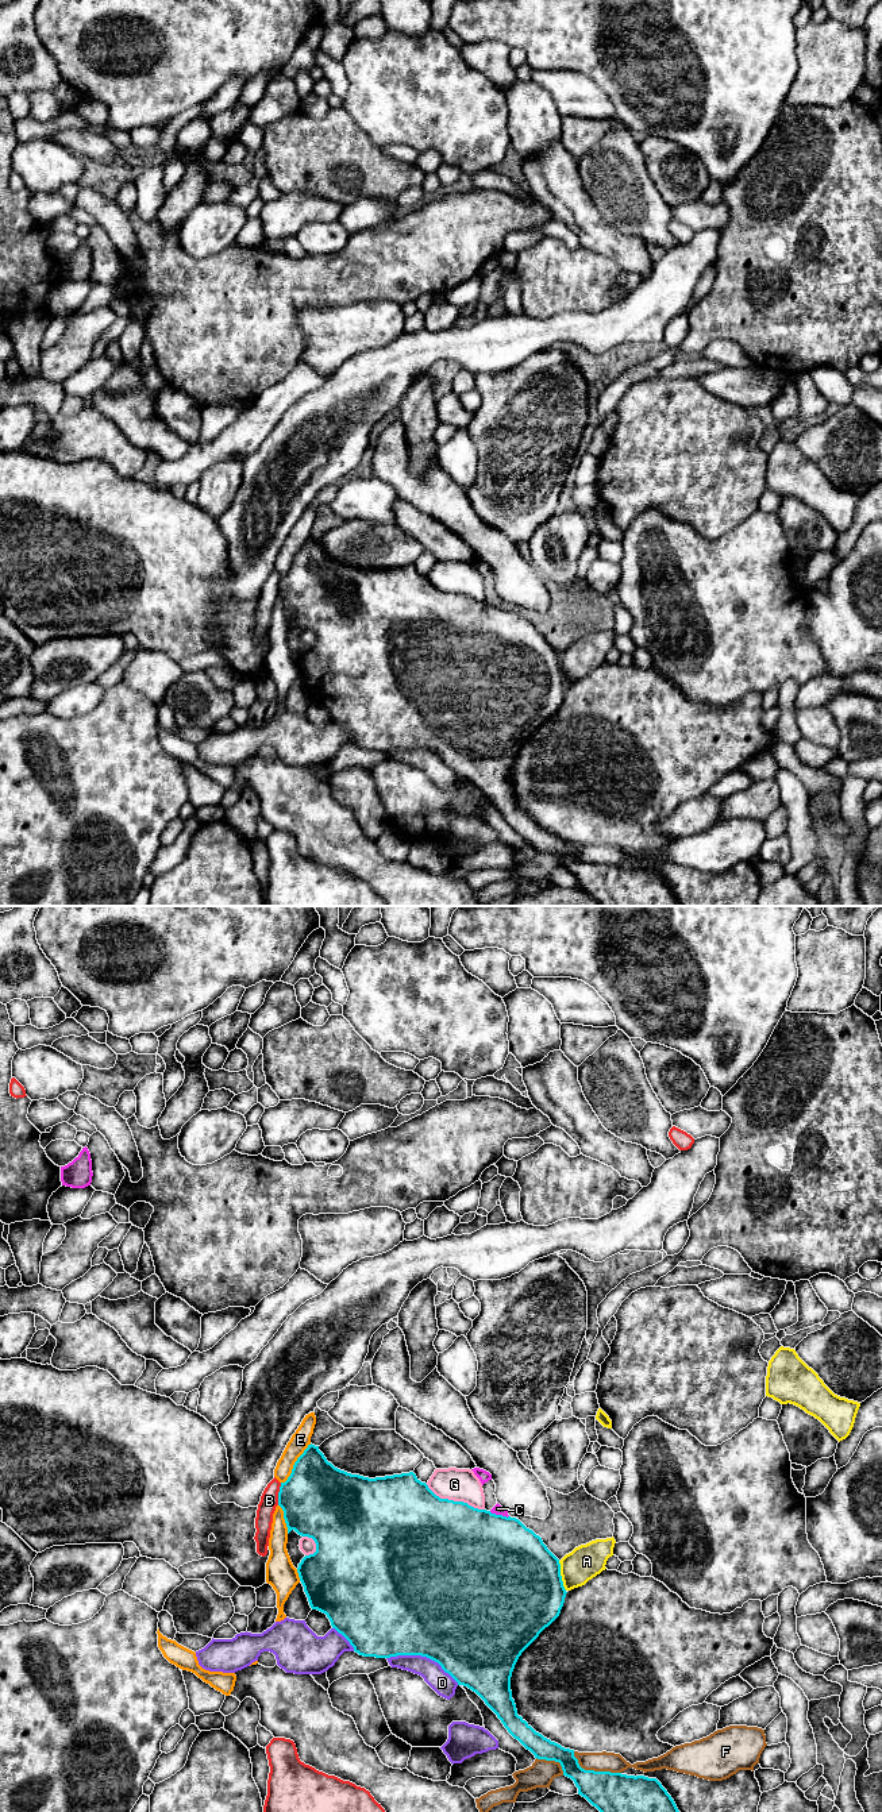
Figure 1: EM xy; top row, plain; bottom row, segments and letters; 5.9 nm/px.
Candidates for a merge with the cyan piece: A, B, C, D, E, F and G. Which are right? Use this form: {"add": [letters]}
{"add": ["E"]}

